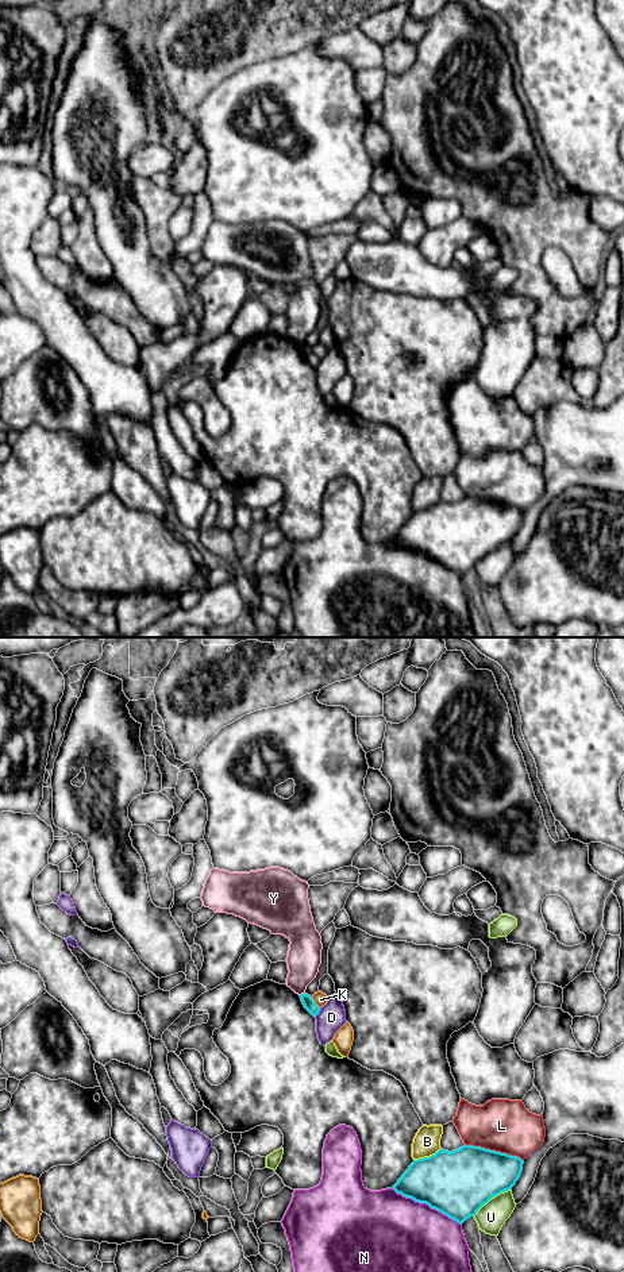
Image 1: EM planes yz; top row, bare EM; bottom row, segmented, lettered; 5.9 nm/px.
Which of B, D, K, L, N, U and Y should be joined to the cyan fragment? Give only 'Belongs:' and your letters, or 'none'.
Belongs: none

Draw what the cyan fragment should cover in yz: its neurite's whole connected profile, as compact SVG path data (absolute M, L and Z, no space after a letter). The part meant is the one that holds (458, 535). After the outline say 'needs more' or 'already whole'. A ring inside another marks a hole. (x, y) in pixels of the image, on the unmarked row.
M474 497L415 512L392 539L463 575L492 550L512 541L523 523L517 508Z; already whole

